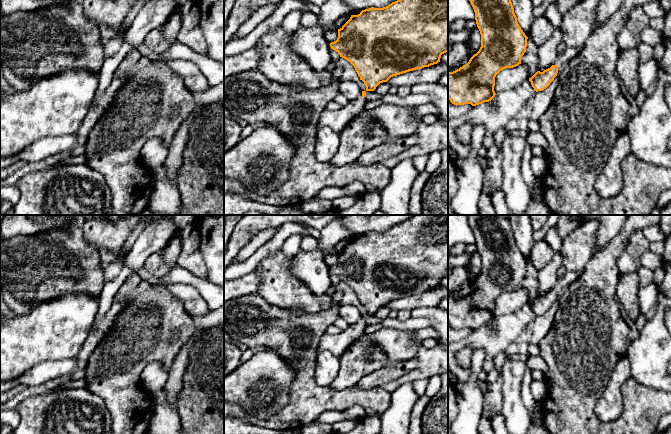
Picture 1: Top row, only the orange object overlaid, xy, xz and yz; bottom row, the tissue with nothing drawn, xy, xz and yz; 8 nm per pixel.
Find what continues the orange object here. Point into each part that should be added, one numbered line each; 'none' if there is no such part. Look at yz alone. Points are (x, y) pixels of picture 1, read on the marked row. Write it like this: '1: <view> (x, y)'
1: yz (565, 56)

